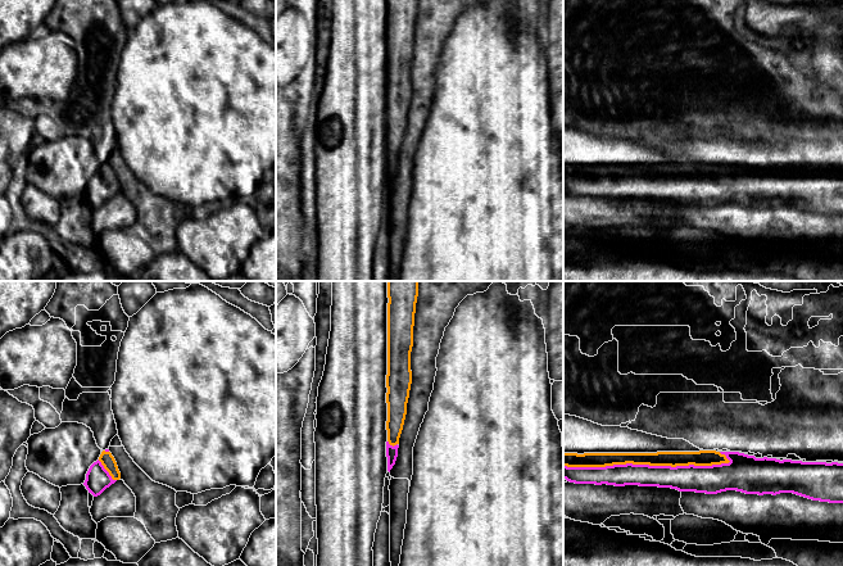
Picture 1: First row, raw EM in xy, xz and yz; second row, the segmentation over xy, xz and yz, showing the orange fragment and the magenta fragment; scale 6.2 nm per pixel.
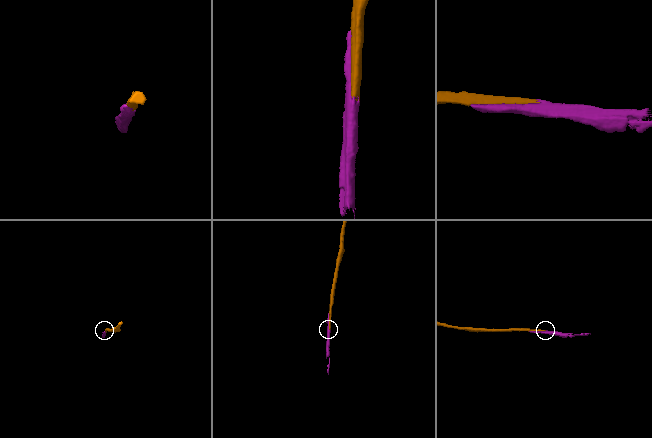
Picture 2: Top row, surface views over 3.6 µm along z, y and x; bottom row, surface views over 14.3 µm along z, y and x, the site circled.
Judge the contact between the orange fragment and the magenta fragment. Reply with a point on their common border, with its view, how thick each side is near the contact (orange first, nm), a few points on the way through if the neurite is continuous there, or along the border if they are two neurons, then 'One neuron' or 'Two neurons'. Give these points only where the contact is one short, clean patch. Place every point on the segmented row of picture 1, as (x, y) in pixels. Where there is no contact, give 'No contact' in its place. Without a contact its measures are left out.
Touches orange at yz (647, 463). Thickness 100 nm (orange) against 160 nm. One neuron

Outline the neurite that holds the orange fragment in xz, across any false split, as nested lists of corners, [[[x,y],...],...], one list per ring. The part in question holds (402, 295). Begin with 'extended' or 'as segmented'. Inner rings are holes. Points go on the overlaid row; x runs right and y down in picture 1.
extended | [[[387,281],[387,375],[386,375],[386,403],[387,403],[387,442],[386,457],[387,471],[393,468],[398,457],[399,438],[403,430],[407,403],[412,384],[411,352],[413,347],[413,326],[416,303],[418,296],[418,281]]]

